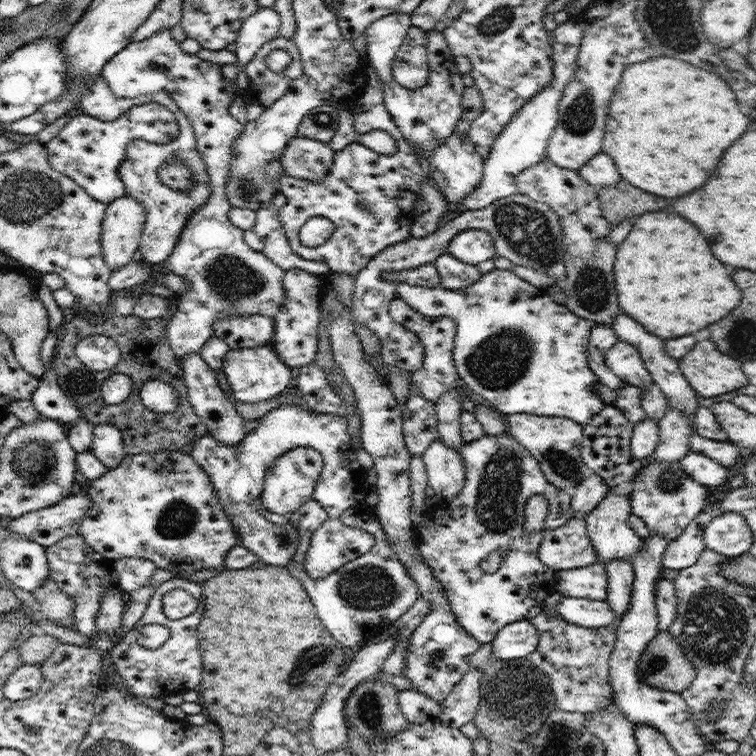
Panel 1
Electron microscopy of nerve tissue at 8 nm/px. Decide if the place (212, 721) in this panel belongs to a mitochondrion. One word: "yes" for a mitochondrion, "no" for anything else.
no

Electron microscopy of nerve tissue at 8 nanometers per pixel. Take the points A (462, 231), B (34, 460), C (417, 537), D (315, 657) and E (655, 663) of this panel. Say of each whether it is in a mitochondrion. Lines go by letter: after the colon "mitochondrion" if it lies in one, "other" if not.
A: other
B: mitochondrion
C: other
D: mitochondrion
E: mitochondrion

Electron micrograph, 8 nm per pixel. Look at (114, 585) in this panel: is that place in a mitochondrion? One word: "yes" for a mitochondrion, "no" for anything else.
no

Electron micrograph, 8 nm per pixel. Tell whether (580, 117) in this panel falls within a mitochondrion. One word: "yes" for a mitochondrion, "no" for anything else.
yes

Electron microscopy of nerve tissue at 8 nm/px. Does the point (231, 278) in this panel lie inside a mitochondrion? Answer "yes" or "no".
yes

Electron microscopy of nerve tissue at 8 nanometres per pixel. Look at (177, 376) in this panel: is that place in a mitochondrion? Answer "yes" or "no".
no

